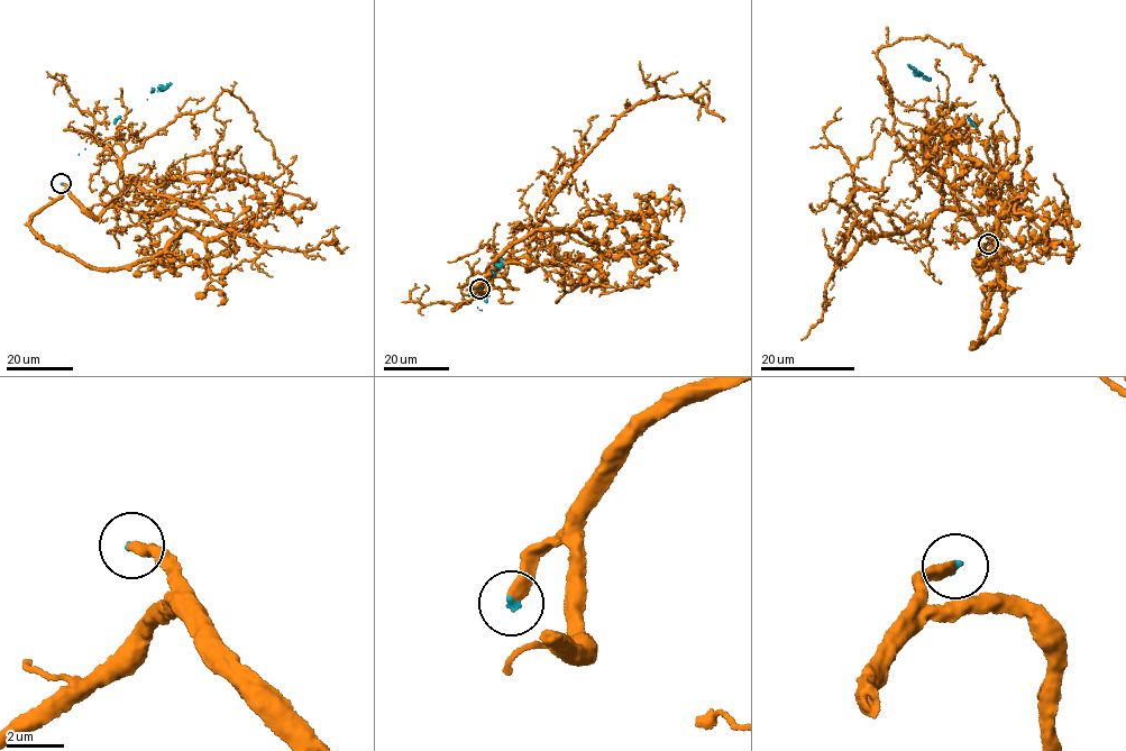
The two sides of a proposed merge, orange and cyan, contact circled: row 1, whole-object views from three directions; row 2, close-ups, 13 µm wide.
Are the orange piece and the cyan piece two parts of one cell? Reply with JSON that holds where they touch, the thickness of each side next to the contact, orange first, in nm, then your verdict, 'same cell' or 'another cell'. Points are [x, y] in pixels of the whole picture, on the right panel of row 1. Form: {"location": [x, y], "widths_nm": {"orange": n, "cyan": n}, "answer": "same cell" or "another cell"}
{"location": [988, 244], "widths_nm": {"orange": 440, "cyan": 170}, "answer": "same cell"}

